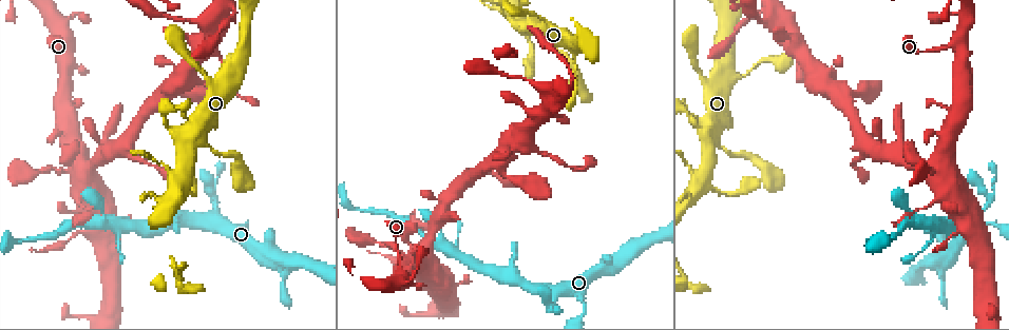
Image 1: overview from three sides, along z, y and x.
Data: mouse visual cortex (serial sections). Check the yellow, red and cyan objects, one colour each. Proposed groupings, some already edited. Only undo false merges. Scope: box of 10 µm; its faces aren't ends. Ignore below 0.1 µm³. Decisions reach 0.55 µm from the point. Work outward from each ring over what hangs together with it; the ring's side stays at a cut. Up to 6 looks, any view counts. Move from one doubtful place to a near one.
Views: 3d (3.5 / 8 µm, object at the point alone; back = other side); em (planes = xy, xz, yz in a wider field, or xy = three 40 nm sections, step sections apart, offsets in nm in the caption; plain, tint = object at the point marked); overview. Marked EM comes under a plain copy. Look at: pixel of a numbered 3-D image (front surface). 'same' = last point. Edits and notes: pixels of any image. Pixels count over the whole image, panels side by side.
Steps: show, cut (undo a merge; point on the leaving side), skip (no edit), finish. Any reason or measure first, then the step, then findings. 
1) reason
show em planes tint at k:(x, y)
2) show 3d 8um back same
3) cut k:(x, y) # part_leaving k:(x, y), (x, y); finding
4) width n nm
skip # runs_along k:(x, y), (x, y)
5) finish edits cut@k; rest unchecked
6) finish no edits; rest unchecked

thin neck
show 3d 3.5um at 1:(554, 304)

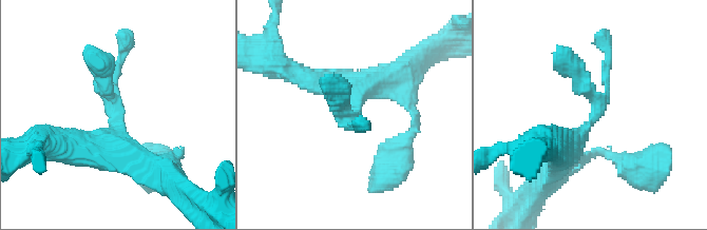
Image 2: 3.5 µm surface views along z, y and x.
shape alone is not enough
show em xy step 2 tint at 2:(351, 112)

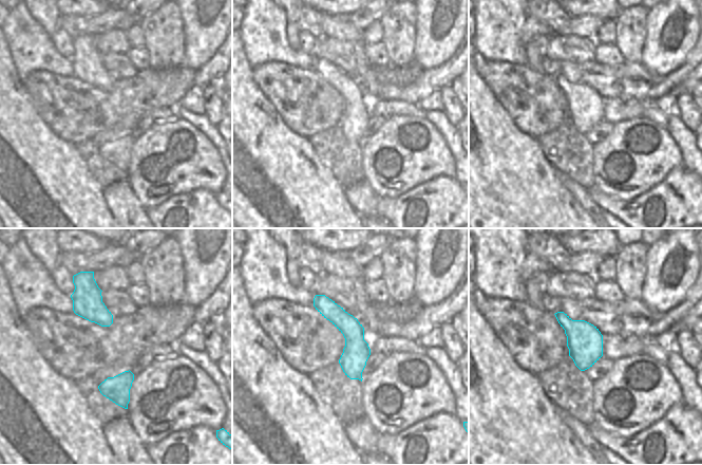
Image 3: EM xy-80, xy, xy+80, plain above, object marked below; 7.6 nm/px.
show em xy step 5 tint same

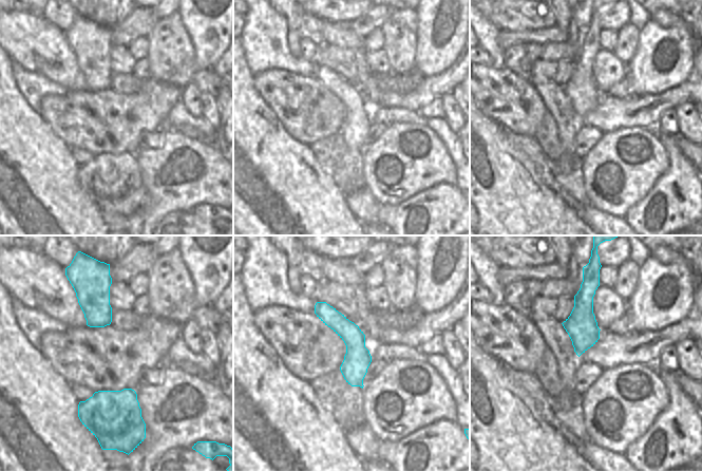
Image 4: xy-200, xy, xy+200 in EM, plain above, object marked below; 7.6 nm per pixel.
skip # runs_along 4:(319, 304), (355, 340), (360, 383); one cell here

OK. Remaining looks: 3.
abrupt turn
show 3d 3.5um at 1:(411, 245)

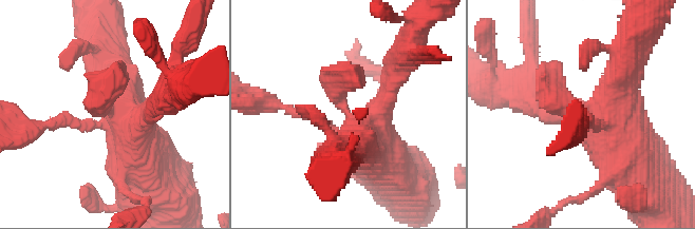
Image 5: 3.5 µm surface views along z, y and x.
shape alone is not enough
show em planes tint at 5:(112, 111)

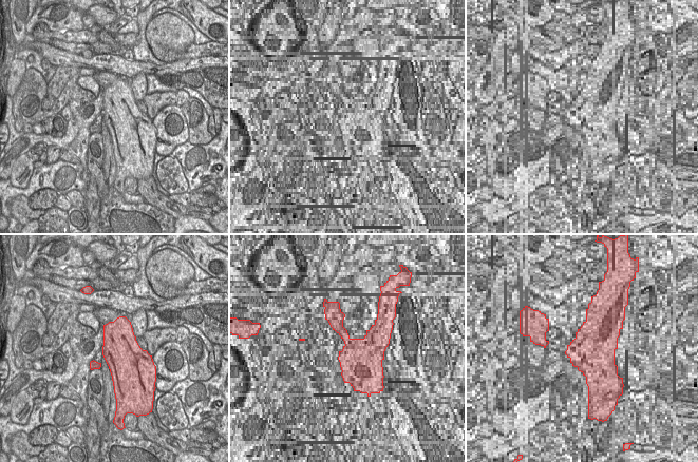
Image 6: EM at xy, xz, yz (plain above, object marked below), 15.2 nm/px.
show em xy step 2 tint same

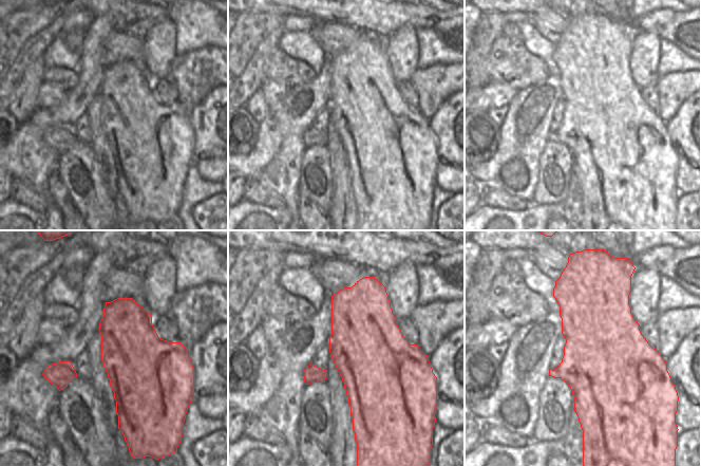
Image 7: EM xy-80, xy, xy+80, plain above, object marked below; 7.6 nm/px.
width 550 nm
skip # runs_along 5:(343, 154), (373, 125), (392, 79); all the same cell

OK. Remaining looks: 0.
finish no edits; rest unchecked

